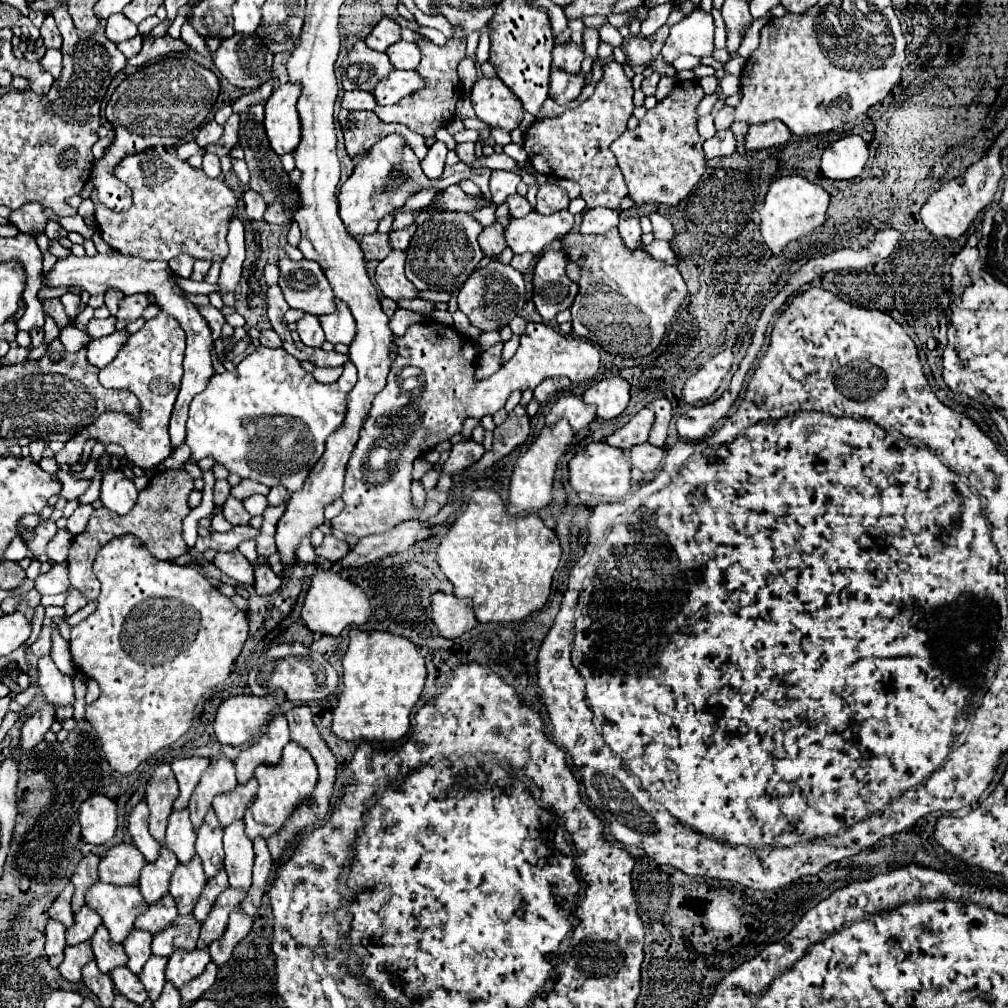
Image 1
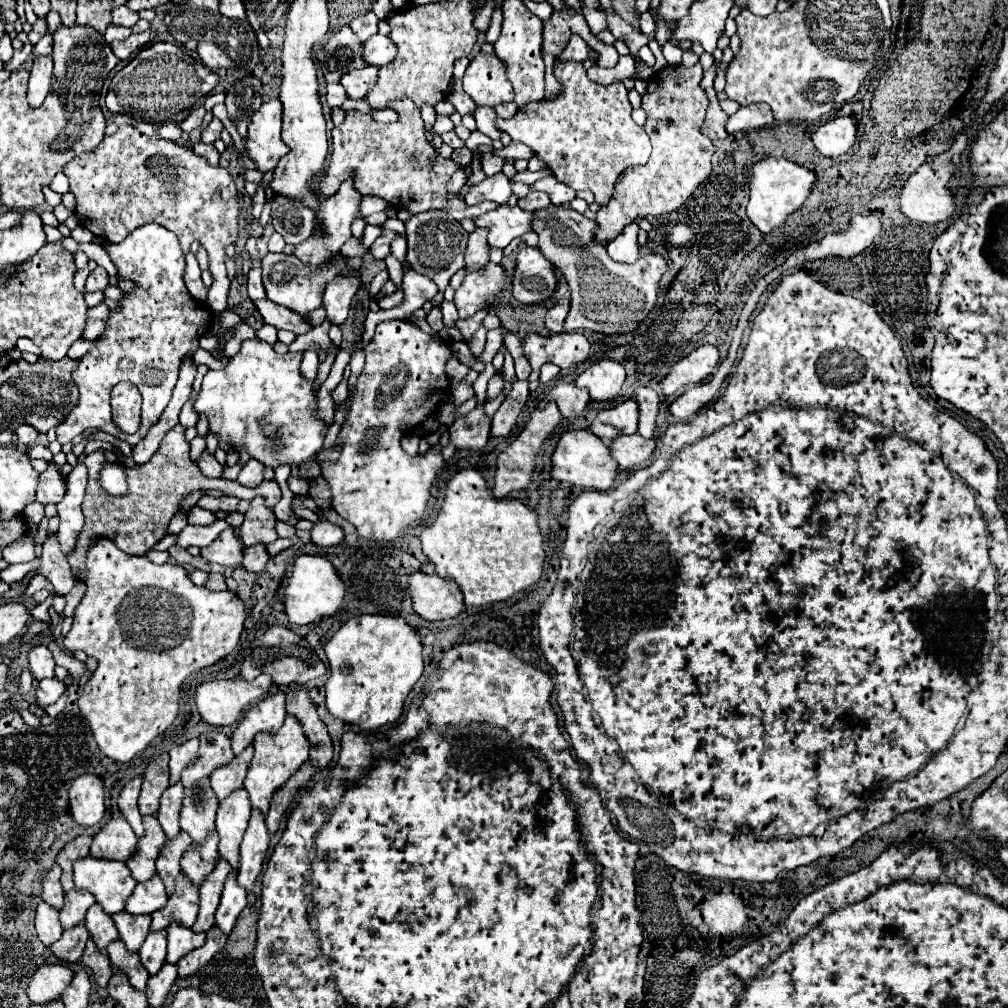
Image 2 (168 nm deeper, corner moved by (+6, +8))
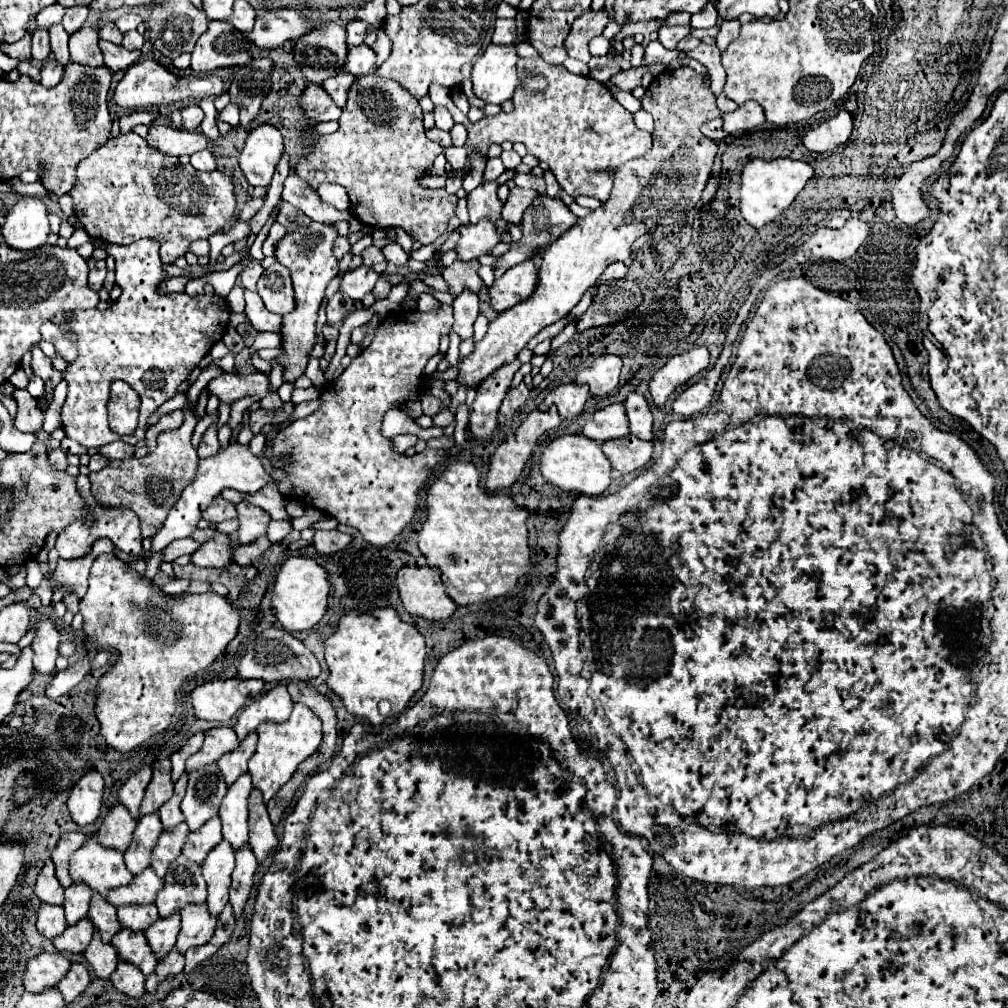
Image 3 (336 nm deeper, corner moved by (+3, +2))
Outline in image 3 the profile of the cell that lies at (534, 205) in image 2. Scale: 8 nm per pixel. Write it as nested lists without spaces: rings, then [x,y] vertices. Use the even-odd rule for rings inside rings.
[[[518,186],[512,188],[510,194],[508,194],[508,200],[506,200],[506,204],[504,204],[504,214],[502,214],[502,218],[508,220],[508,222],[518,224],[518,222],[522,220],[524,210],[532,204],[532,200],[534,200],[536,196],[538,196],[538,194],[532,192],[532,190],[524,190],[524,188],[518,188]]]

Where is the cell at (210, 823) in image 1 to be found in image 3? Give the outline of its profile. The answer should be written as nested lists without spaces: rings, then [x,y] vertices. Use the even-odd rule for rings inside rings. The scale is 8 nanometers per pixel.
[[[216,764],[200,766],[200,770],[188,774],[188,790],[182,800],[182,812],[190,830],[198,830],[218,814],[218,806],[226,790],[228,786]]]

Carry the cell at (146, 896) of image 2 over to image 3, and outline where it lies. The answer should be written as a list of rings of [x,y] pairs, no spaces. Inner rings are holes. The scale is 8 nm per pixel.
[[[152,868],[134,876],[128,886],[120,886],[120,890],[112,890],[108,894],[108,902],[114,906],[122,904],[150,904],[156,900],[158,890],[162,888],[162,880],[156,876]]]

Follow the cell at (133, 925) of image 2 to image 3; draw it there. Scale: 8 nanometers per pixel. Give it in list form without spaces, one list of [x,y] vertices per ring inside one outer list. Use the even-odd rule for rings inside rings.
[[[156,904],[152,906],[118,906],[118,920],[124,928],[146,930],[158,918]]]

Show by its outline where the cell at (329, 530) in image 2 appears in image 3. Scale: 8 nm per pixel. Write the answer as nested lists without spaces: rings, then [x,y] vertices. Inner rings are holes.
[[[316,530],[314,534],[314,548],[320,554],[334,554],[342,548],[346,548],[346,544],[352,540],[350,534],[342,534],[338,530]]]

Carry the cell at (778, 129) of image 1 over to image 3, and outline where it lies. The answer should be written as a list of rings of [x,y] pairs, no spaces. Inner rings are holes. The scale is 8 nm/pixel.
[[[754,100],[744,102],[742,106],[738,106],[730,114],[722,114],[722,120],[724,120],[724,130],[728,134],[738,132],[738,130],[752,130],[752,128],[758,128],[766,122],[762,106]]]

